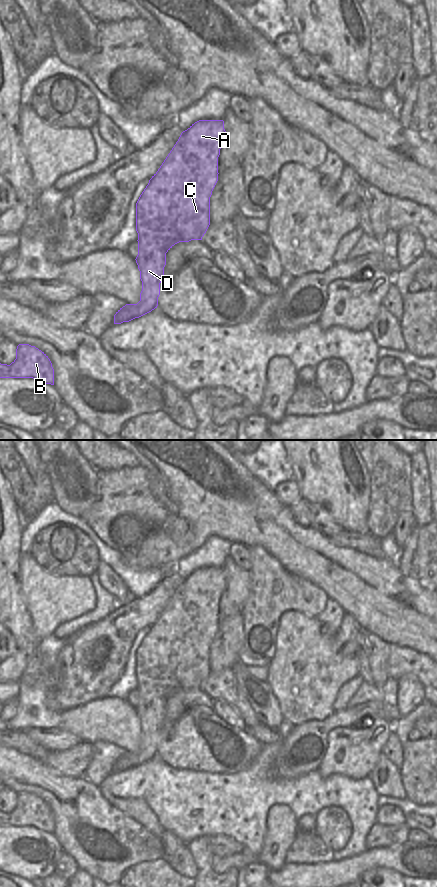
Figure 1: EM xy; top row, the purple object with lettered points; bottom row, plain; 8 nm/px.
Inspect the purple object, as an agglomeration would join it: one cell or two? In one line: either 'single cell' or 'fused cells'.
single cell

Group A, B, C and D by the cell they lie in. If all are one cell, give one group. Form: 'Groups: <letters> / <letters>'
Groups: A B C D.

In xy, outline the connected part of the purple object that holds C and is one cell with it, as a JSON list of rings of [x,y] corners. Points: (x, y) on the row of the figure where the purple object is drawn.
[[[199,120],[183,131],[136,203],[136,231],[138,233],[138,255],[136,263],[140,271],[142,291],[137,304],[126,304],[114,315],[114,324],[139,318],[158,306],[160,283],[166,265],[166,253],[179,242],[202,240],[210,225],[210,197],[218,181],[218,157],[226,139],[223,120]]]

